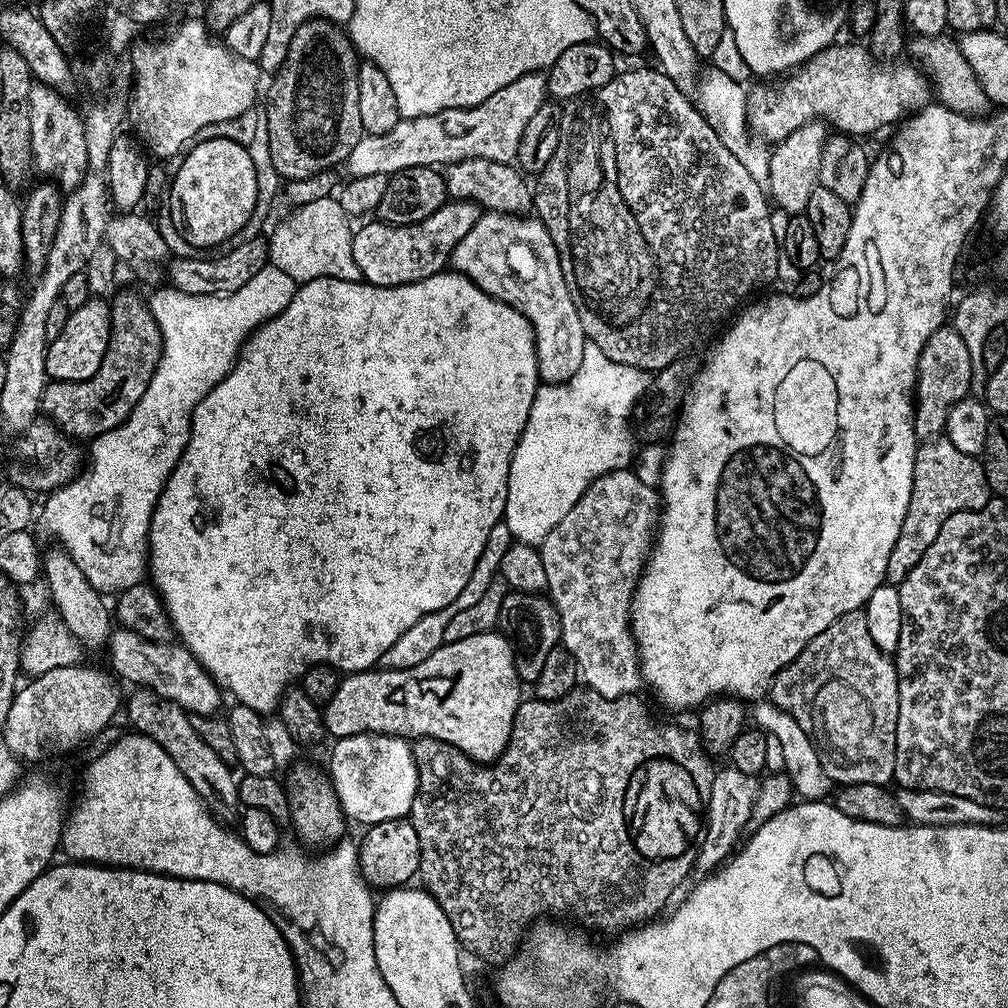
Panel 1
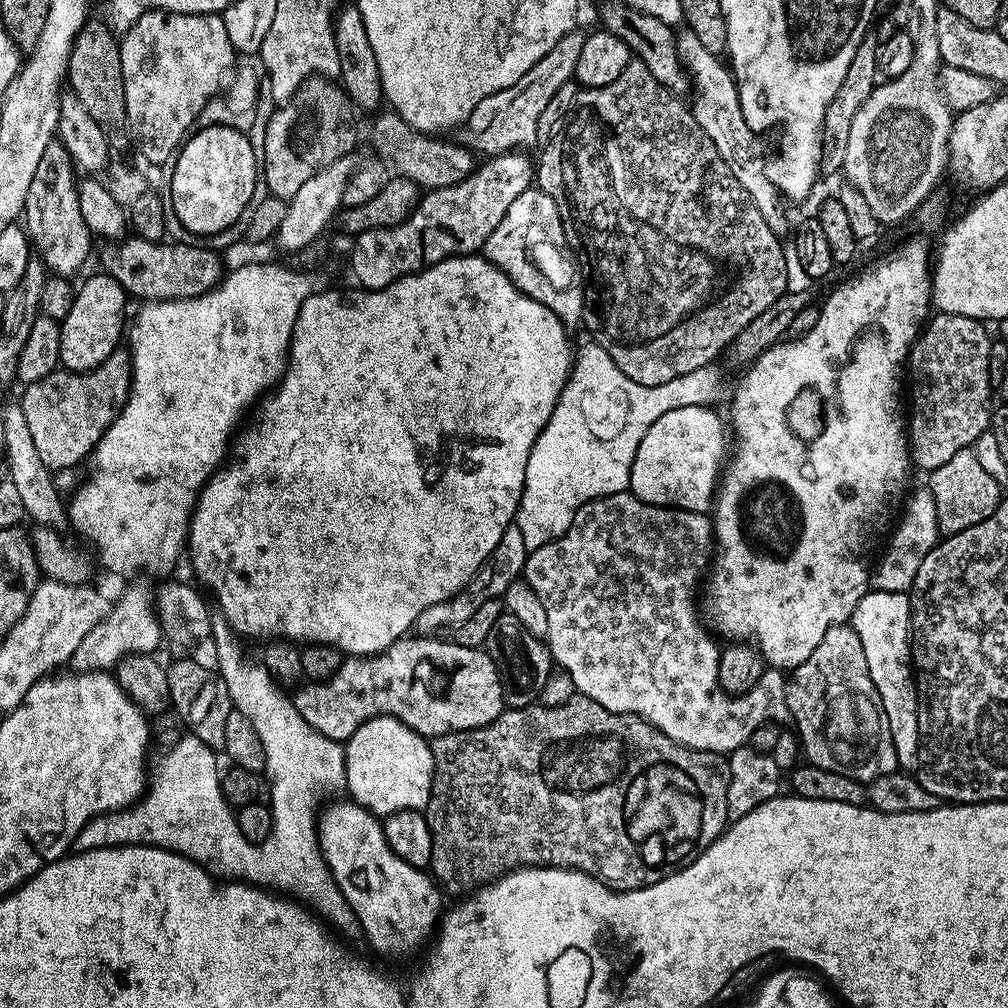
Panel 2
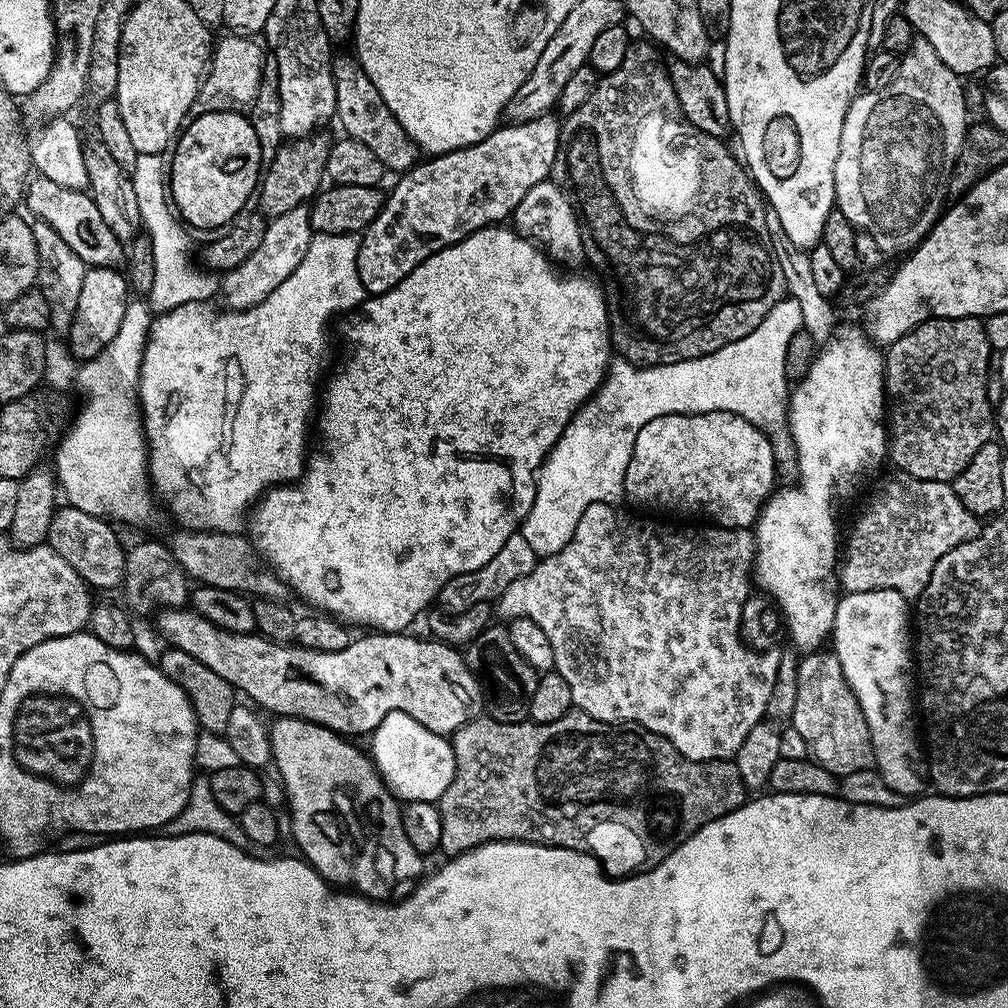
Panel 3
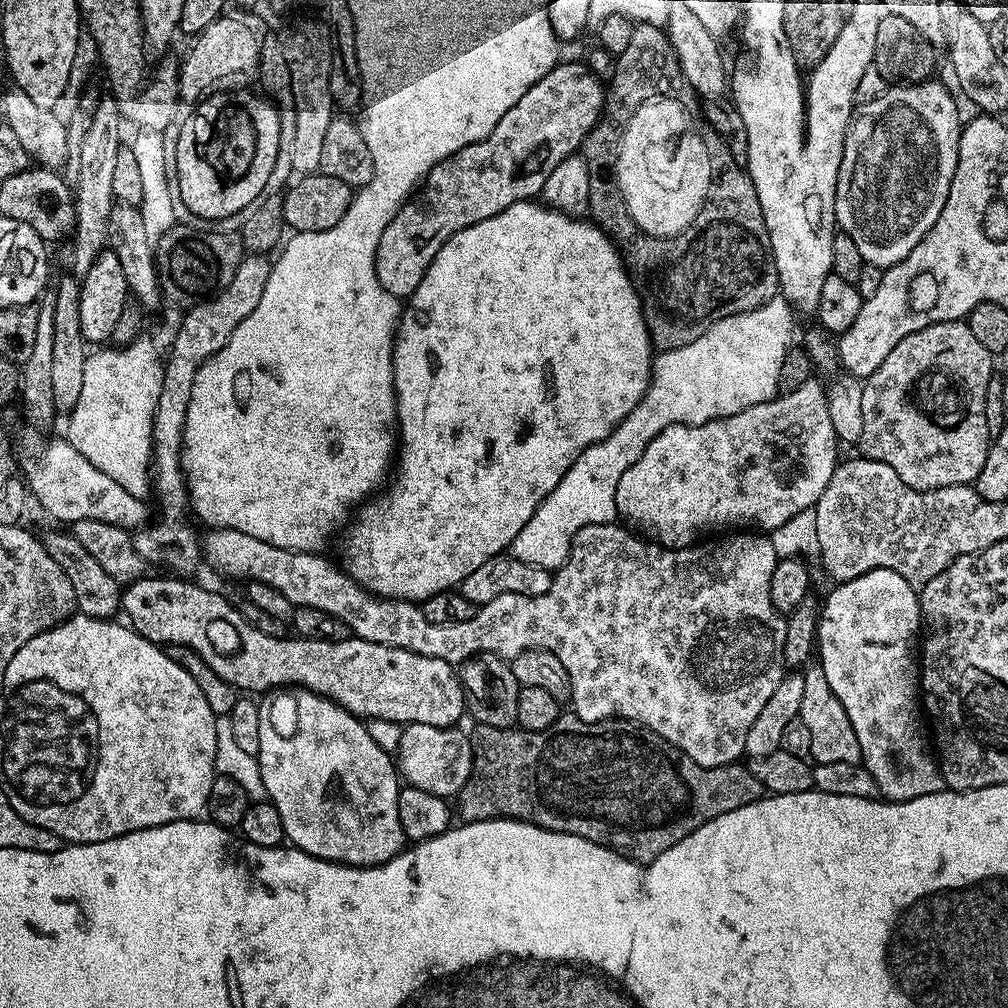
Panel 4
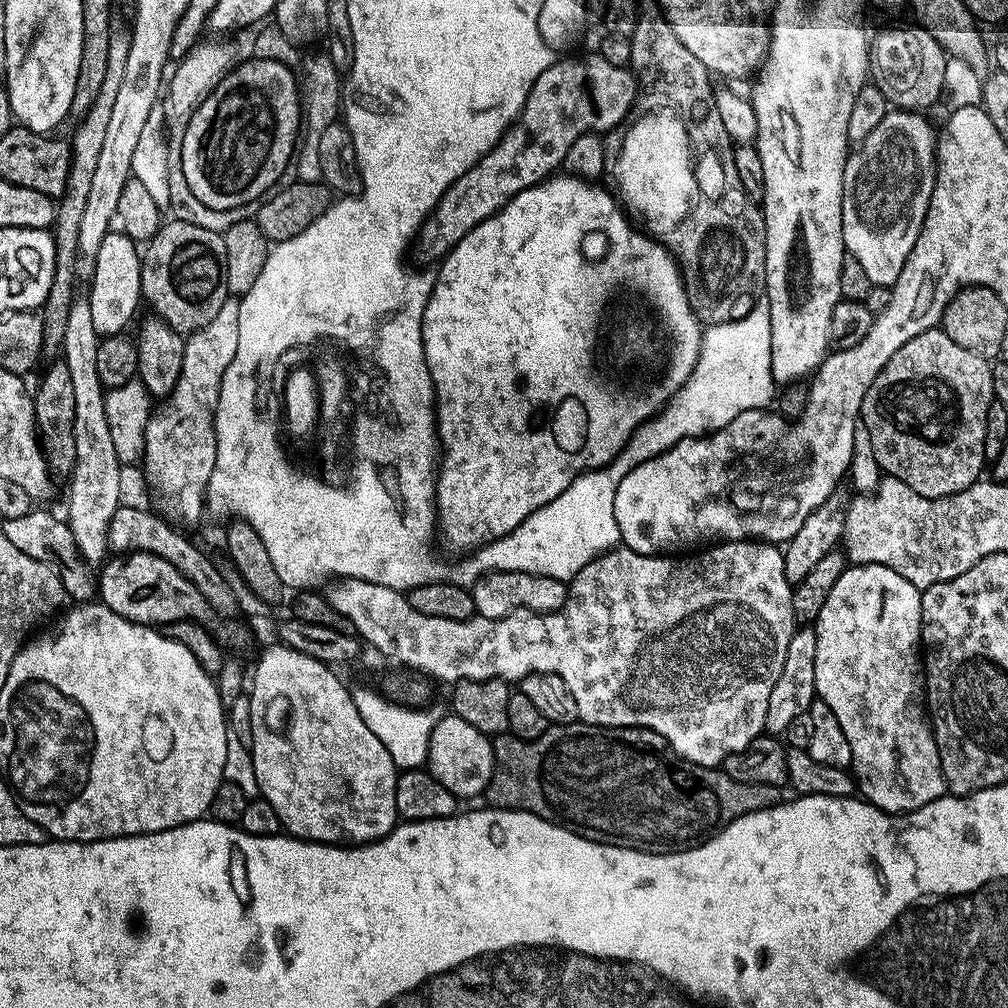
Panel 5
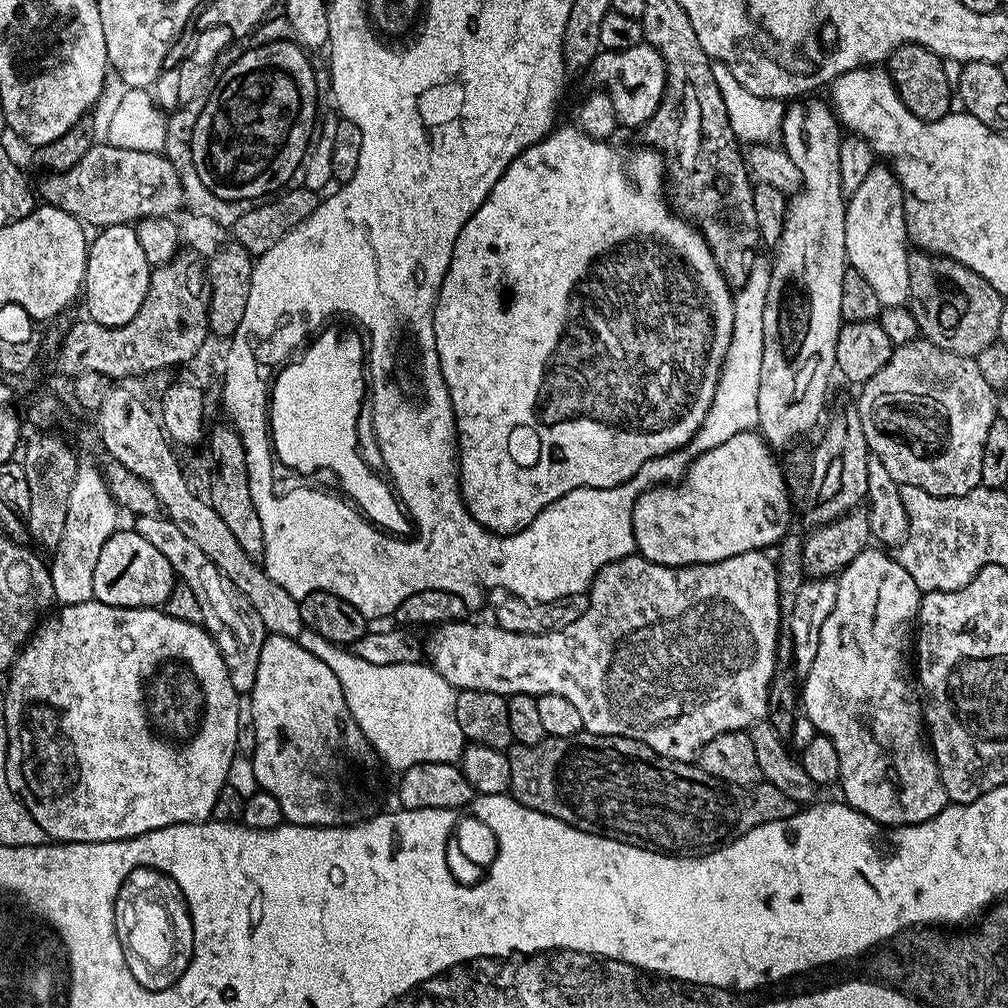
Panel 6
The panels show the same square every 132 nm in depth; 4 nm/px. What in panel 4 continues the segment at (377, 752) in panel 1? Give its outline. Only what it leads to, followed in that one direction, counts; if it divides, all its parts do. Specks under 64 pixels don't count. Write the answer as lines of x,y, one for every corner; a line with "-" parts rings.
407,725
400,733
400,746
394,753
399,775
418,790
430,790
430,794
445,798
455,797
466,786
472,773
472,742
460,730
456,726

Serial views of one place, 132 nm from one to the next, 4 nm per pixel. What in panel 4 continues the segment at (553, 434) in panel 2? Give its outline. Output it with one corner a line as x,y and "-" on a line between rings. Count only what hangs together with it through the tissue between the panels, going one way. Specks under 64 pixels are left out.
777,294
775,298
742,314
734,314
714,322
702,338
694,338
686,346
678,346
669,352
660,352
652,362
652,382
648,386
648,393
630,410
630,414
605,440
591,444
589,448
566,470
562,482
554,486
554,490
545,496
544,500
534,510
530,522
518,530
518,538
514,538
510,554
527,564
542,566
549,570
560,568
568,561
574,538
578,530
591,524
611,524
617,519
616,491
618,478
642,458
646,446
666,426
671,424
704,424
708,420
726,418
730,414
738,414
750,406
758,406
767,400
776,399
779,393
778,376
783,359
792,340
792,316
794,309
783,296

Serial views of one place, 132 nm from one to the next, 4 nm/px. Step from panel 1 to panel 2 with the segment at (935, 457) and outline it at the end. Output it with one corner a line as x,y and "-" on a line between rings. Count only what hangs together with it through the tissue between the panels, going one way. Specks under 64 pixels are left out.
972,448
958,450
950,462
935,468
927,479
926,487
934,498
934,506
938,510
938,526
944,536
953,536
970,526
978,526
978,522
994,514
1002,499
1001,484
986,474

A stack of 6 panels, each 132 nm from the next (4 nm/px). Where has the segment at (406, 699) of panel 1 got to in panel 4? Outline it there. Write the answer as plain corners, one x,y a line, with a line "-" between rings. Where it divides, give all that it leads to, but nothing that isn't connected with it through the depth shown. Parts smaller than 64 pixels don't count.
156,574
160,576
145,575
143,578
135,580
133,584
127,585
122,592
122,612
126,617
127,623
140,636
144,636
152,644
161,646
171,646
177,644
183,648
191,648
197,652
202,658
202,662
206,662
206,666
210,666
210,670
214,670
214,674
218,674
218,678
222,678
233,688
243,690
245,693
256,694
252,692
267,693
269,690
280,690
285,686
292,688
308,688
311,692
316,692
320,696
325,696
327,700
333,700
338,706
342,706
346,711
354,716
367,718
368,720
389,720
401,726
409,724
425,724
426,726
438,726
439,728
450,728
459,725
461,722
460,715
463,717
466,712
464,703
464,688
460,684
460,677
457,669
451,664
447,664
442,658
430,658
422,654
414,654
410,650
402,650
394,646
386,646
378,642
366,642
365,640
350,639
342,642
330,642
329,640
305,640
303,638
285,638
284,636
271,636
270,634
262,634
262,630
252,627
246,622
243,611
239,607
235,608
230,601
224,596
219,596
216,592
211,592
208,588
199,588
193,581
188,578
171,578
167,580
167,575

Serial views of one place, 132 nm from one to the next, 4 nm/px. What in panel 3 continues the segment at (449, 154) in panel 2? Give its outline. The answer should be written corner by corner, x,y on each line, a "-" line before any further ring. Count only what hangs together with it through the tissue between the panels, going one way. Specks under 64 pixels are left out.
333,55
332,77
336,83
335,119
340,120
341,126
344,127
343,135
374,150
374,154
378,154
378,158
384,163
385,169
392,171
393,168
396,174
403,174
414,167
418,163
416,141
410,139
406,130
402,130
398,118
394,118
386,102
382,102
382,94
378,94
374,82
370,82
355,55

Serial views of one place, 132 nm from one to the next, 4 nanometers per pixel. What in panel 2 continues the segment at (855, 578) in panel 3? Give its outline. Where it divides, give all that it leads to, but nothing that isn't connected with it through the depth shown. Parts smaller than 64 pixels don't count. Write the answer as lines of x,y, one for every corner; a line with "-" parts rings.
920,486
920,489
907,497
903,505
904,517
900,525
892,532
888,540
888,549
880,560
877,568
873,567
870,572
870,584
878,592
908,592
911,589
914,578
918,574
918,566
922,566
922,558
930,554
930,550
941,539
942,533
938,526
938,510
934,506
934,498
927,487

